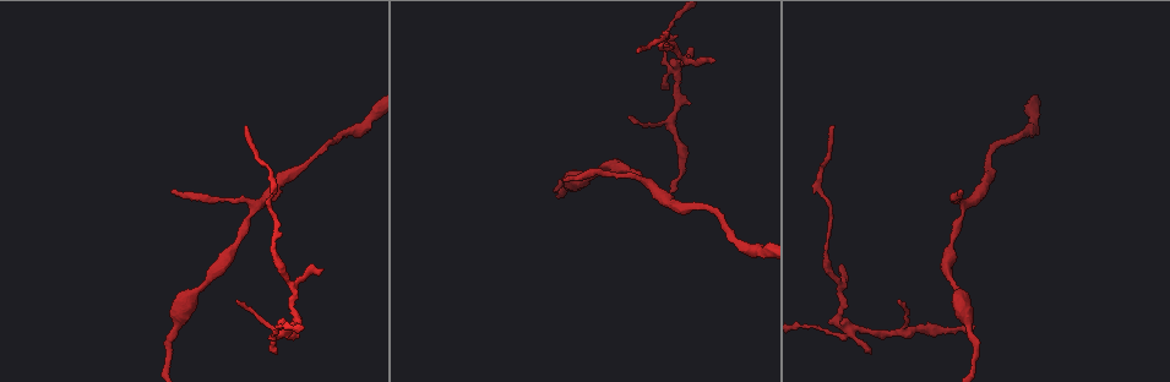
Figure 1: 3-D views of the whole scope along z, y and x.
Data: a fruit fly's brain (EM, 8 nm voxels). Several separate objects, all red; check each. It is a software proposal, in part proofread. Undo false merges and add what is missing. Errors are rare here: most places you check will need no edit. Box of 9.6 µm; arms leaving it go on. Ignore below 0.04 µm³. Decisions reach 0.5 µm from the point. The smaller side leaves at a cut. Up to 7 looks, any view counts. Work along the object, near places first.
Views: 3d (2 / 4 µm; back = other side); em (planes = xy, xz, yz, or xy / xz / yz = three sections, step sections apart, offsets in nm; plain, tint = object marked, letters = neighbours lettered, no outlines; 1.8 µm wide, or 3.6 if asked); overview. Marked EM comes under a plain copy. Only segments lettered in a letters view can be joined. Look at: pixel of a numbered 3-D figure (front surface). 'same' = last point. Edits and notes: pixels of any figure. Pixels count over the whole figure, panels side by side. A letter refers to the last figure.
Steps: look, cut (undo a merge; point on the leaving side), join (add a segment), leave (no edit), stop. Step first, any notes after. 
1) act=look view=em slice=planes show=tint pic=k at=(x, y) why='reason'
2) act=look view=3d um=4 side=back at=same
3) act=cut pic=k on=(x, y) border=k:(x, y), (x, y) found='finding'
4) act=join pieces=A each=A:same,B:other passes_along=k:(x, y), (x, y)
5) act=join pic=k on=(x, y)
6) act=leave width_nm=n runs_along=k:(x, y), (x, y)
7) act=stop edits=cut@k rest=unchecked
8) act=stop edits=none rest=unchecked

act=look view=3d um=2 pic=1 at=(960, 191) why='tapers out'

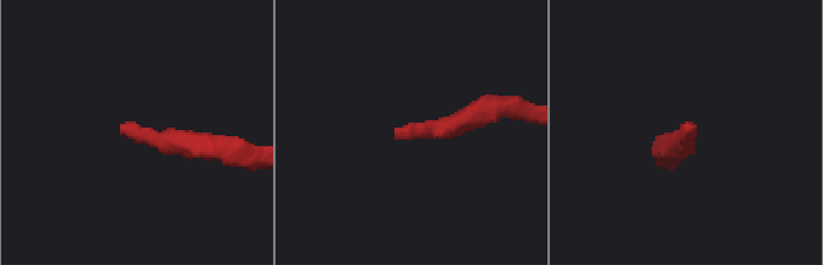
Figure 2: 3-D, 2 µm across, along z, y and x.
act=look view=em slice=xz step=16 show=tint pic=2 at=(122, 125)

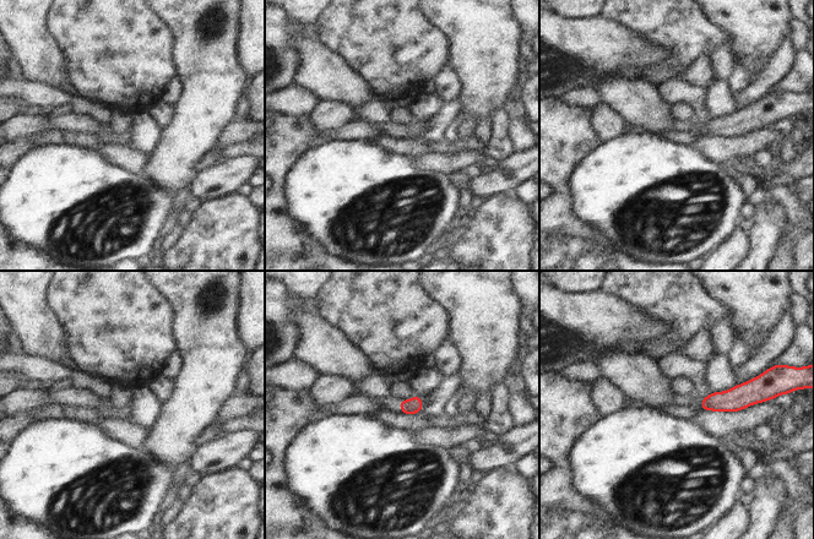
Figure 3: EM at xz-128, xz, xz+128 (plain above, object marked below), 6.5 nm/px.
act=look view=em slice=xz step=16 show=letters at=same why='see the neighbours'

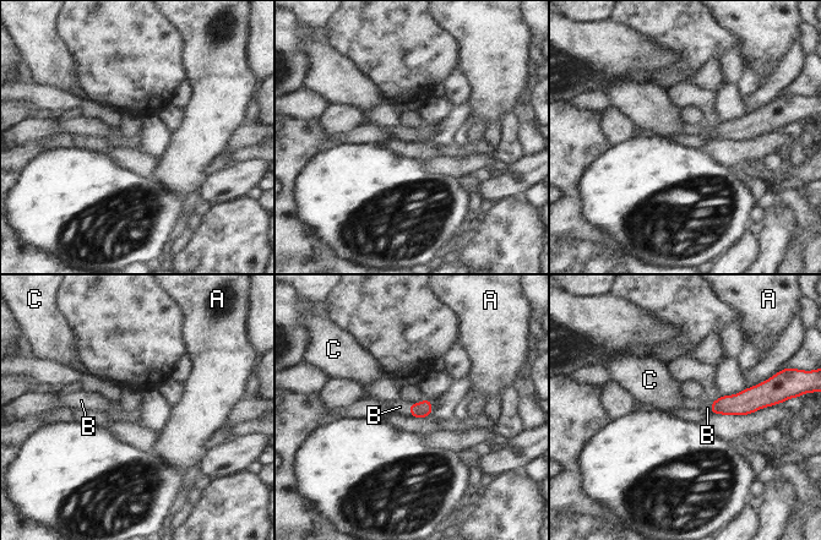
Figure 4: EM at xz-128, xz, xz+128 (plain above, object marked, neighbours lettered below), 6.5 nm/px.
act=join pieces=B longest_contact=B:80nm each=A:other,B:same,C:other passes_along=4:(423, 409), (409, 409), (400, 407) found='the cell continues'

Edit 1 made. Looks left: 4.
act=look view=3d um=2 pic=1 at=(671, 191) why='an open end'

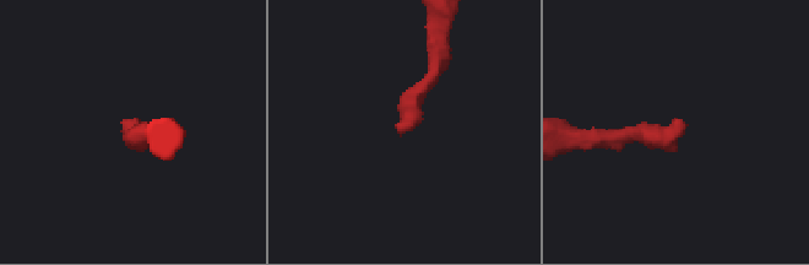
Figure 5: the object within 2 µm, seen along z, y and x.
act=look view=em um=3.6 slice=yz step=8 show=tint pic=5 at=(685, 124)

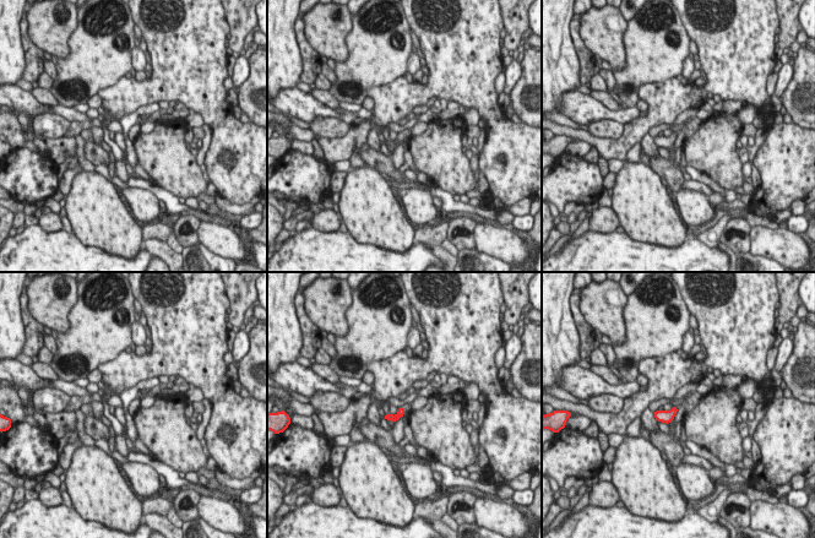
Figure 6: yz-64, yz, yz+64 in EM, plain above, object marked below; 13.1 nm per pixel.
act=look view=em um=3.6 slice=yz step=8 show=letters at=same why='what lies round it'

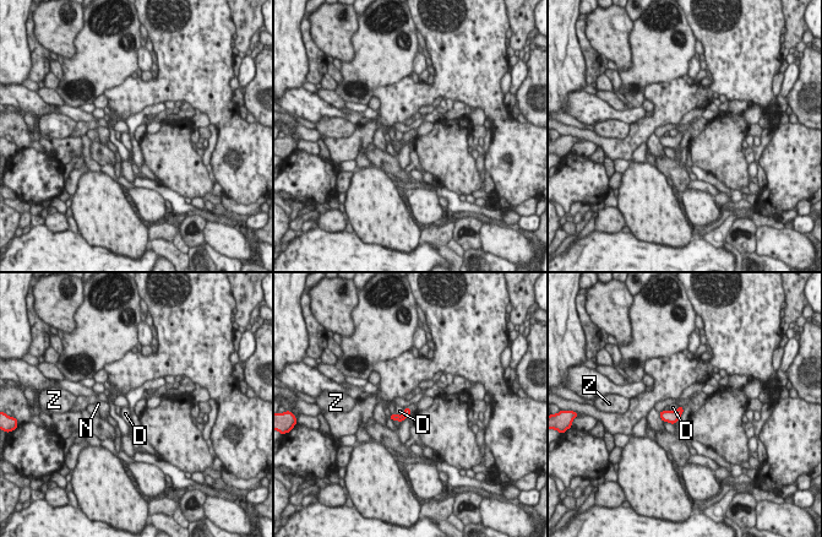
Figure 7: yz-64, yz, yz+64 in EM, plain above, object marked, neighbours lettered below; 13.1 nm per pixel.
act=leave each=D:other,N:other,Z:other border=7:(404, 408), (401, 415), (397, 415) found='no lettered segment goes on from it'

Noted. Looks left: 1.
act=stop edits=join@4 rest=unchecked

